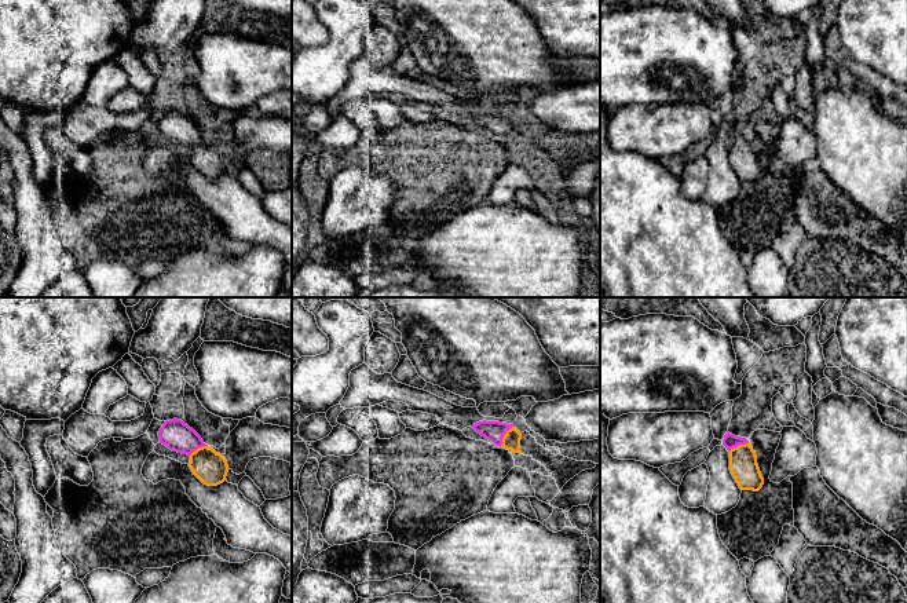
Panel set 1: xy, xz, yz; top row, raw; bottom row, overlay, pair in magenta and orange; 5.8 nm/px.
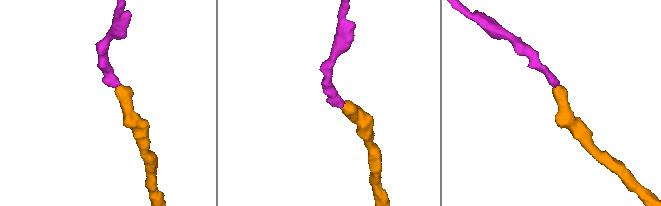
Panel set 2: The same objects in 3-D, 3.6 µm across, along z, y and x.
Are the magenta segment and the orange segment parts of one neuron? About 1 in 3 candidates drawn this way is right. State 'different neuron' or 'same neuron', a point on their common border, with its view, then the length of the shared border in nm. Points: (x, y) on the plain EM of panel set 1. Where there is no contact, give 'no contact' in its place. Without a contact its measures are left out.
same neuron; contact xz (503, 128); length 150 nm

